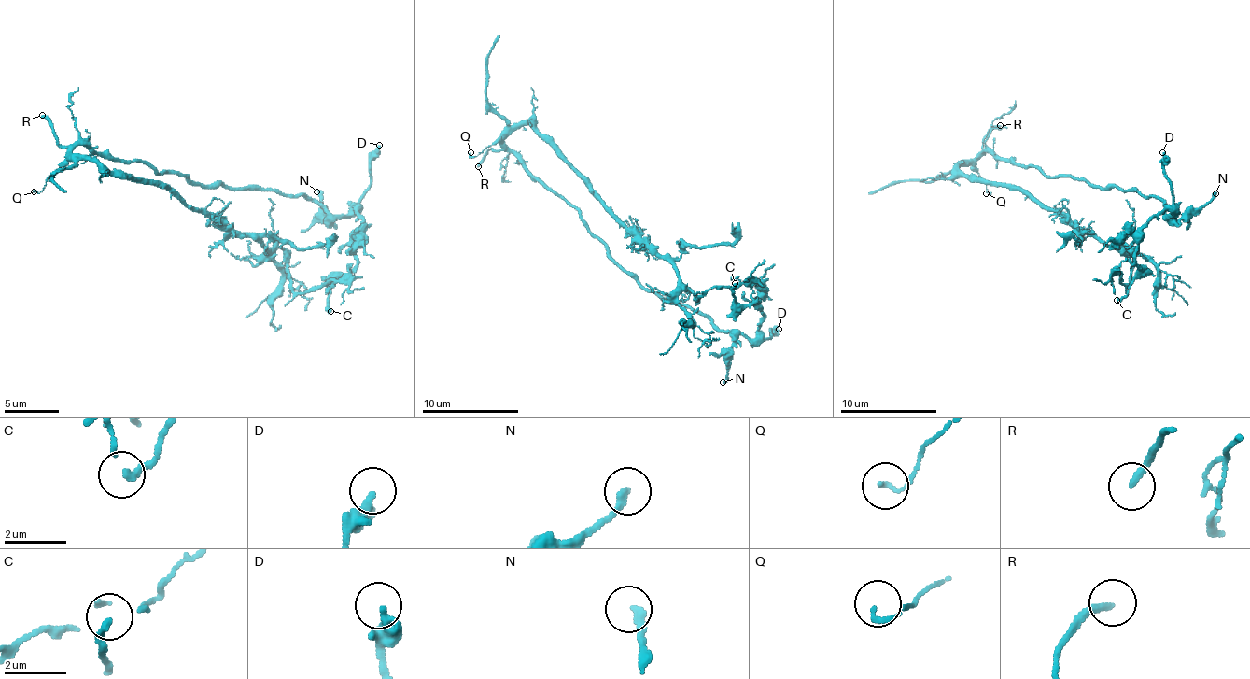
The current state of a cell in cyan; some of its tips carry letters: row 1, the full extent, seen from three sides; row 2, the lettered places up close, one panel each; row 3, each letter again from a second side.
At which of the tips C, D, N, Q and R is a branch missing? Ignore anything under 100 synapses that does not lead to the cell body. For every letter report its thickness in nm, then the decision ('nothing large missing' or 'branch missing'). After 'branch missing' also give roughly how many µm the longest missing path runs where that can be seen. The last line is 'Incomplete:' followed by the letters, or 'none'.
C: calibre 170 nm; nothing large missing
D: calibre 340 nm; nothing large missing
N: calibre 280 nm; nothing large missing
Q: calibre 130 nm; nothing large missing
R: calibre 200 nm; branch missing; missing 40 µm
Incomplete: R

